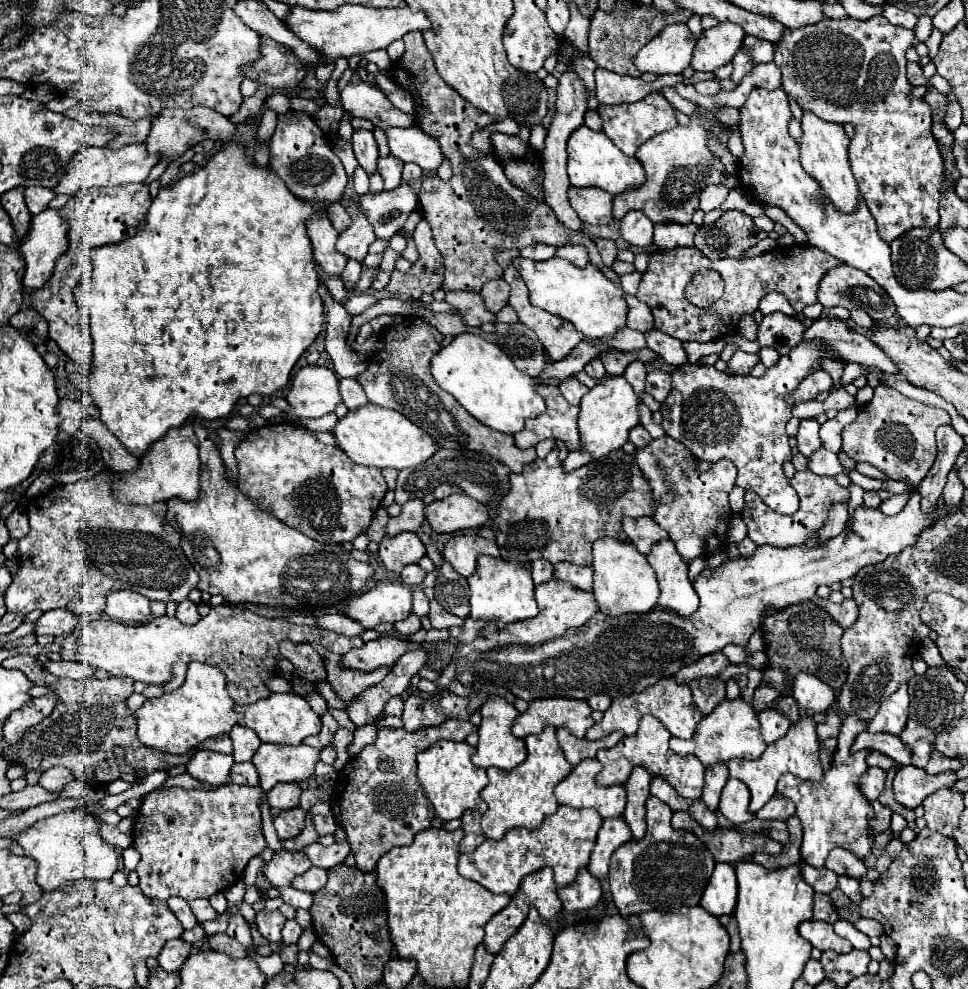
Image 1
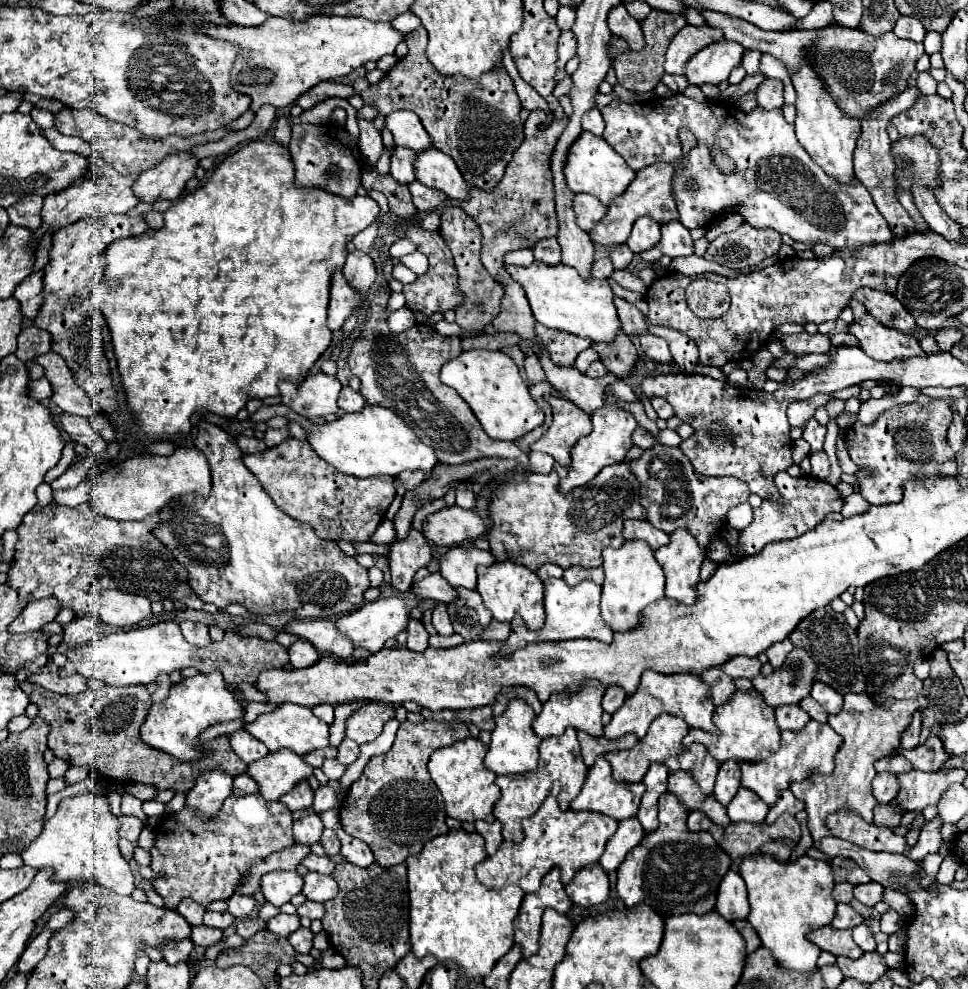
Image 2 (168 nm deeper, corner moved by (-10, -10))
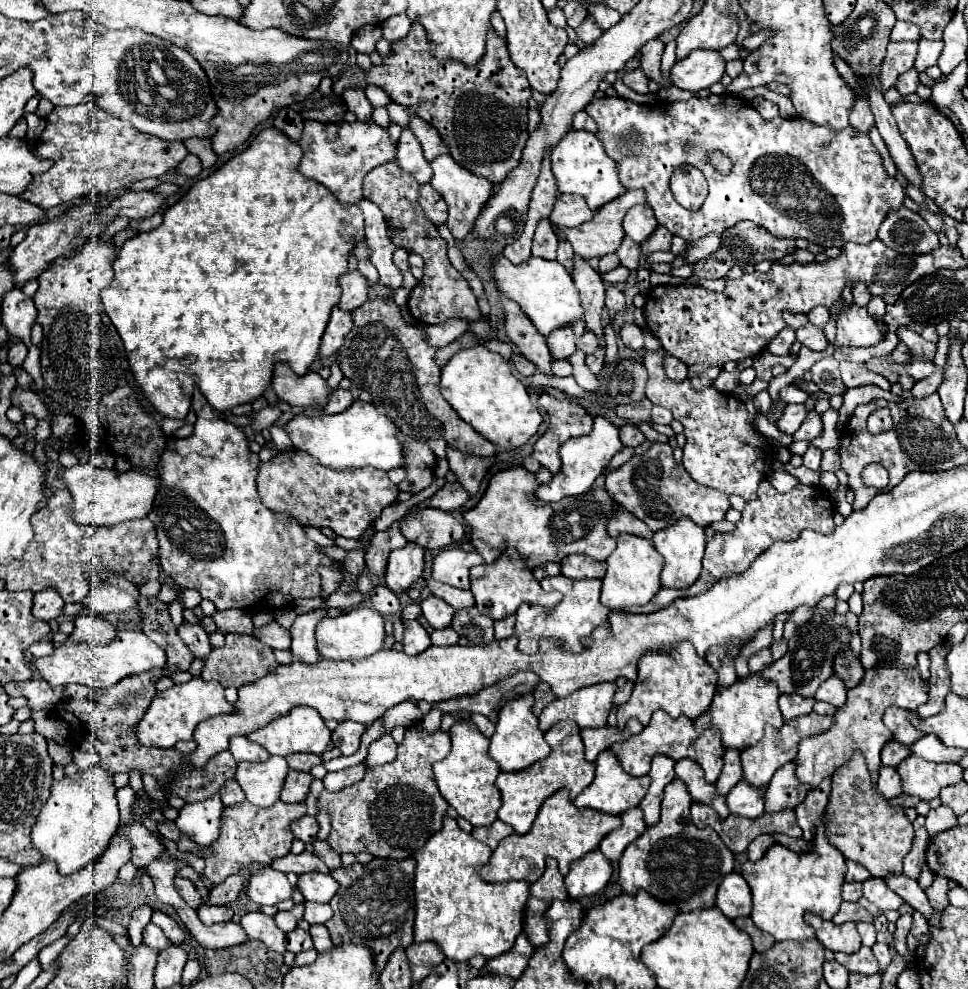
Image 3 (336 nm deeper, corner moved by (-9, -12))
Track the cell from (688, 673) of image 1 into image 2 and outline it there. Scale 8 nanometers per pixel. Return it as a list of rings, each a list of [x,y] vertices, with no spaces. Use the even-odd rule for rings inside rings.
[[[735,656],[729,662],[725,662],[721,666],[721,670],[725,674],[729,674],[731,678],[749,678],[749,680],[753,680],[761,670],[761,662],[757,658],[749,658],[749,656]]]

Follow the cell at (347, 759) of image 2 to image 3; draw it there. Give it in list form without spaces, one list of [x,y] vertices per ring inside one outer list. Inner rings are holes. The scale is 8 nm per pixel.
[[[352,720],[340,722],[338,728],[332,732],[332,742],[342,750],[344,756],[352,756],[360,748],[360,738],[364,734],[364,726]]]

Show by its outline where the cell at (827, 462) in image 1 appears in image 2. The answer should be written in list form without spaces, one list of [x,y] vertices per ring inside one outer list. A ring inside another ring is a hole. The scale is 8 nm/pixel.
[[[811,452],[809,454],[811,460],[811,474],[819,480],[825,480],[829,476],[829,460],[825,452]]]

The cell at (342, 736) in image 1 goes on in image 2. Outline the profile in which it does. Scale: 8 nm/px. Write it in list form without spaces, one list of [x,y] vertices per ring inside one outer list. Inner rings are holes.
[[[367,702],[347,720],[347,736],[357,744],[365,744],[375,740],[381,732],[385,722],[395,718],[397,706],[381,704],[381,702]]]

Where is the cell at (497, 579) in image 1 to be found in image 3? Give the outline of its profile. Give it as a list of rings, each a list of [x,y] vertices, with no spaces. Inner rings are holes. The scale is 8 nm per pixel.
[[[510,550],[498,558],[492,564],[480,564],[474,566],[470,570],[470,592],[476,598],[476,608],[480,610],[480,614],[490,616],[492,620],[502,620],[510,614],[514,614],[518,610],[520,604],[528,602],[528,604],[538,604],[542,608],[546,608],[548,612],[554,610],[554,606],[560,602],[560,594],[554,592],[544,592],[538,584],[538,580],[532,576],[530,570],[526,570],[526,564],[522,560],[518,560]]]

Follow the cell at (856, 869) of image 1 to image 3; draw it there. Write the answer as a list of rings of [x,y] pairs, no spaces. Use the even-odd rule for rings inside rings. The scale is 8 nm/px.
[[[846,860],[846,866],[848,866],[846,876],[844,876],[846,882],[864,882],[864,880],[870,878],[870,872],[862,864],[856,864],[852,860]]]

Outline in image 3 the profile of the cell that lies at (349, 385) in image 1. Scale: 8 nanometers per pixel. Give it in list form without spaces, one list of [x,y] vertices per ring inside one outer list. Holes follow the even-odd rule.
[[[336,390],[334,398],[330,398],[330,406],[326,406],[326,414],[340,414],[352,406],[354,398],[348,390]]]

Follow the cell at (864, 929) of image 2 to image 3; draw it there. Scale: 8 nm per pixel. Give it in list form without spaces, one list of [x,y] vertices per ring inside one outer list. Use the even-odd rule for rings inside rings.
[[[860,922],[860,924],[858,924],[858,934],[860,934],[864,946],[868,946],[868,948],[874,946],[874,942],[876,942],[876,930],[874,930],[874,924]]]

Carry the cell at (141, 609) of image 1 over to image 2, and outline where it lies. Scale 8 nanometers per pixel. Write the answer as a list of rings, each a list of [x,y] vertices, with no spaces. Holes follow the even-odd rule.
[[[103,590],[99,598],[99,618],[105,624],[125,628],[137,626],[151,616],[151,602],[145,596],[121,590]]]

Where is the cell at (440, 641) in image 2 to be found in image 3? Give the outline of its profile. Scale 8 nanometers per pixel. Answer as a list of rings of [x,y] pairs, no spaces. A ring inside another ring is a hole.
[[[450,626],[446,630],[434,630],[430,634],[430,638],[432,638],[434,646],[452,646],[452,644],[458,644],[458,634]]]

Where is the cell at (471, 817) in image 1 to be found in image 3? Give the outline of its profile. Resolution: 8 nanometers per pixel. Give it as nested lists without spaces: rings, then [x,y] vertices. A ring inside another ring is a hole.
[[[496,820],[494,824],[490,824],[490,826],[486,826],[486,828],[474,828],[474,830],[472,830],[472,836],[474,836],[476,840],[482,840],[484,844],[488,844],[490,850],[496,850],[498,842],[500,842],[502,838],[510,836],[510,834],[512,834],[512,828],[510,828],[508,824],[504,824],[504,822],[500,822],[500,820]]]

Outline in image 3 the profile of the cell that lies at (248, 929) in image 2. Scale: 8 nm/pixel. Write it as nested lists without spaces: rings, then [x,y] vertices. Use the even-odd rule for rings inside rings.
[[[248,912],[242,920],[240,926],[248,934],[250,940],[262,940],[270,950],[284,954],[284,932],[276,926],[272,916],[266,916],[262,912]]]

